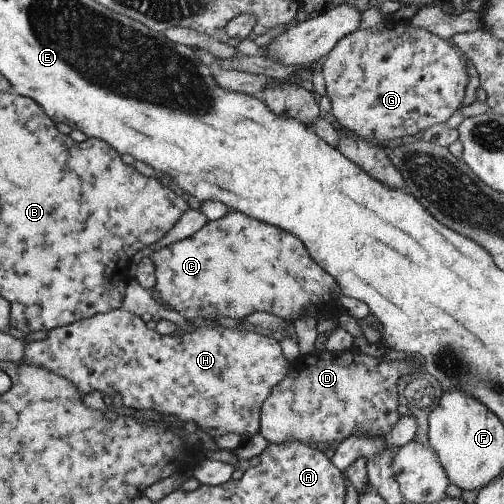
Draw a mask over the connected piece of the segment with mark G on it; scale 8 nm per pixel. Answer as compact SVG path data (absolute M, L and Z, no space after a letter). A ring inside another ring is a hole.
M385 20L375 28L346 34L327 53L327 58L320 67L331 114L339 126L373 144L388 146L402 139L412 139L429 126L445 122L460 108L469 80L467 66L461 57L453 46L437 34L413 28L406 21Z

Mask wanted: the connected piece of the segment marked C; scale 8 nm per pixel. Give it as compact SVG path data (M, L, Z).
M228 211L219 220L207 221L191 236L175 244L158 248L148 257L155 266L155 284L152 290L157 292L159 300L165 306L173 308L187 321L205 316L215 319L228 317L242 321L252 313L267 312L283 320L295 322L305 316L304 312L312 306L316 307L319 314L328 318L348 314L337 304L336 297L343 297L339 288L335 288L333 280L329 280L329 276L323 274L323 270L319 270L315 262L307 260L305 248L301 246L301 242L297 242L297 238L275 226L267 226L263 222L247 218L245 214L239 212Z

